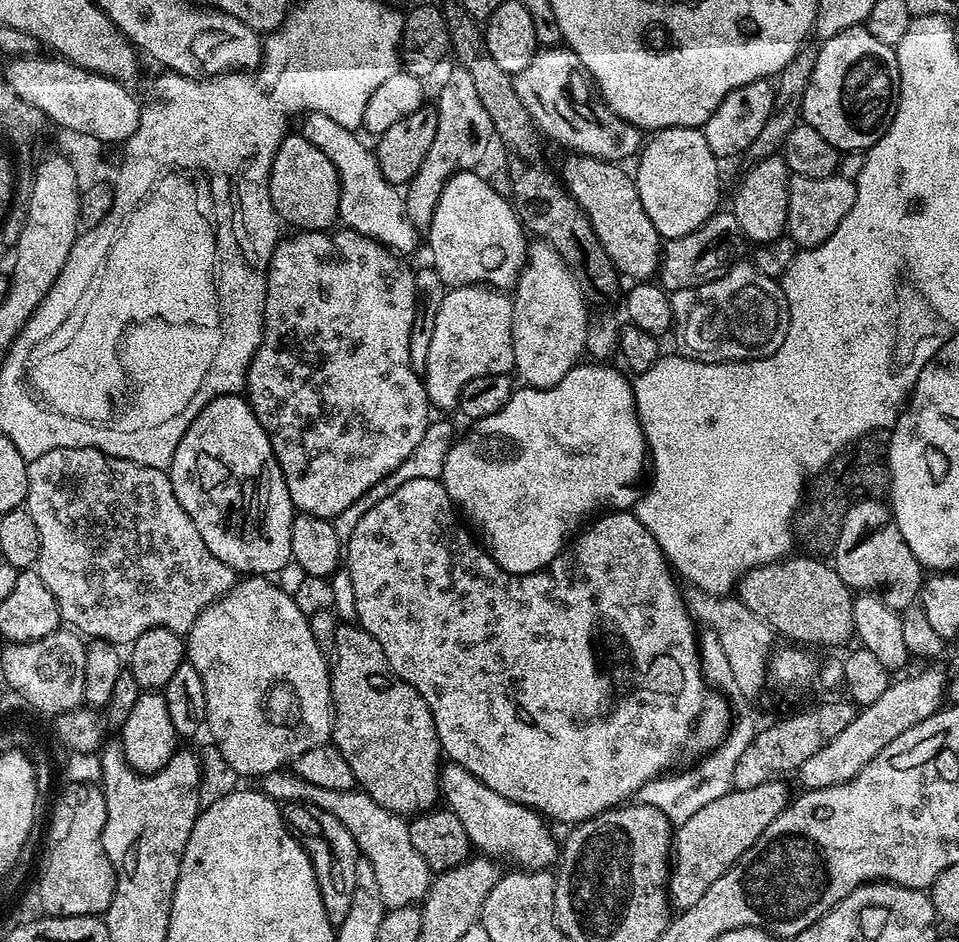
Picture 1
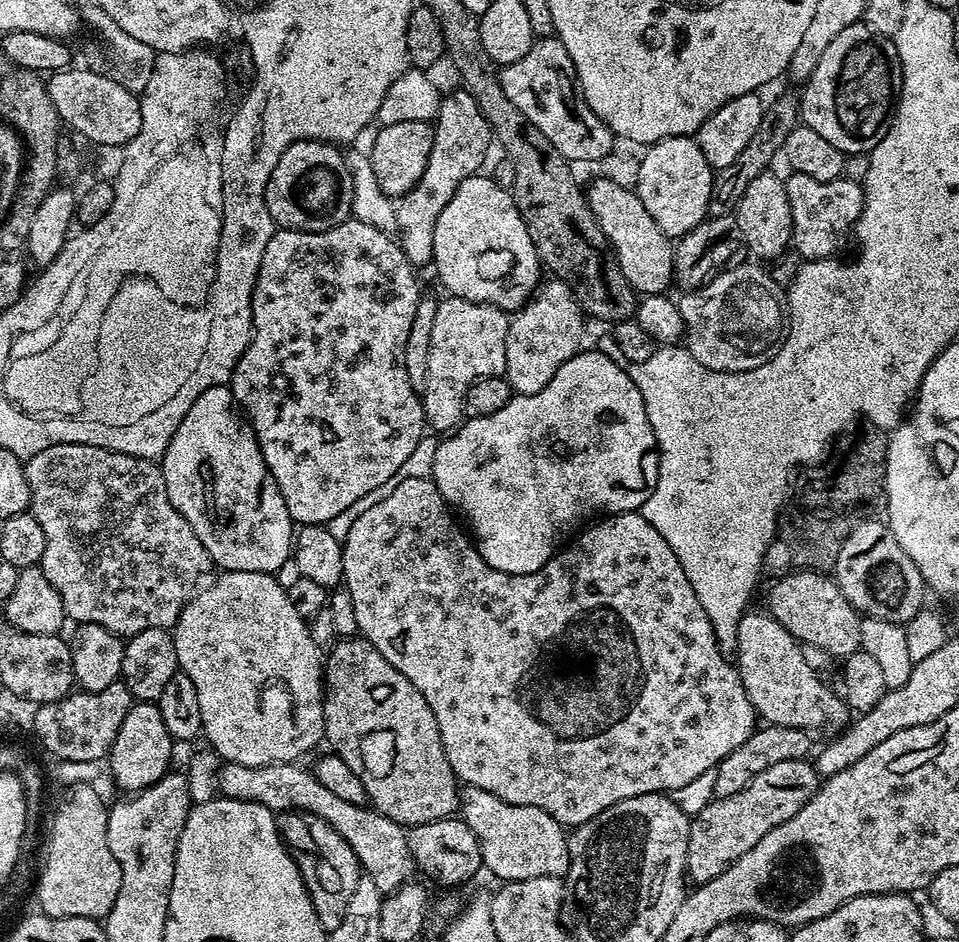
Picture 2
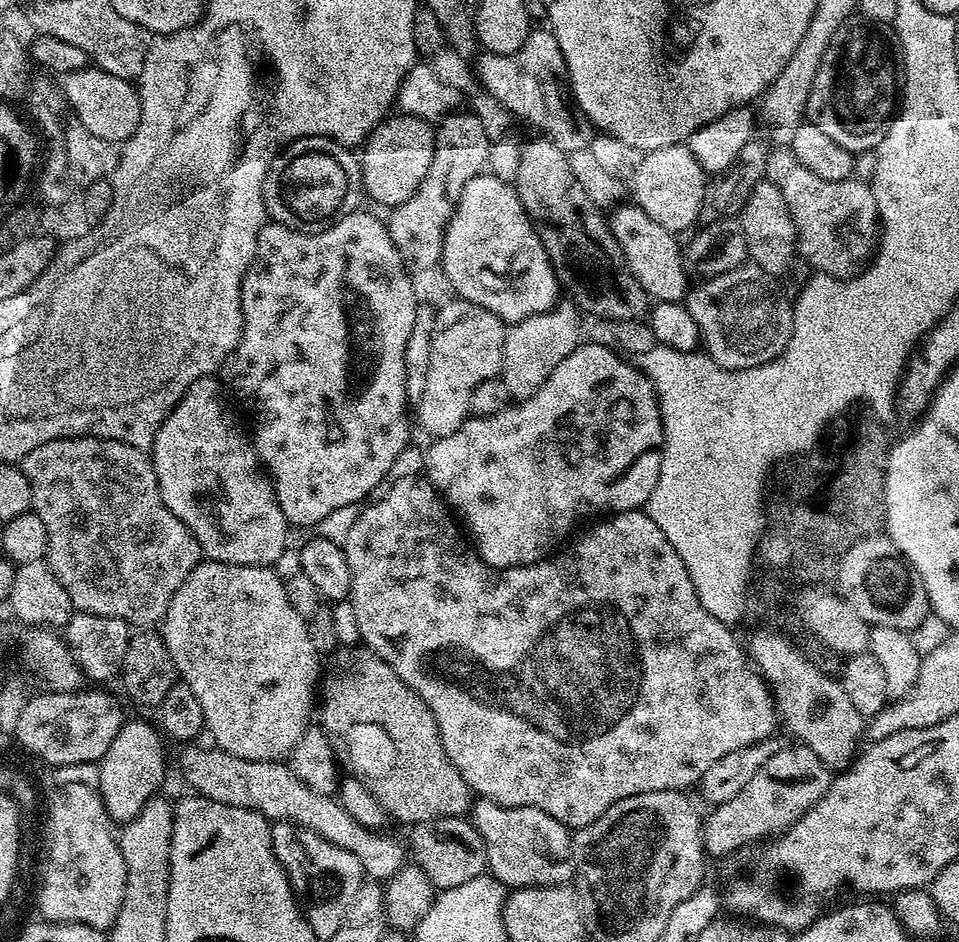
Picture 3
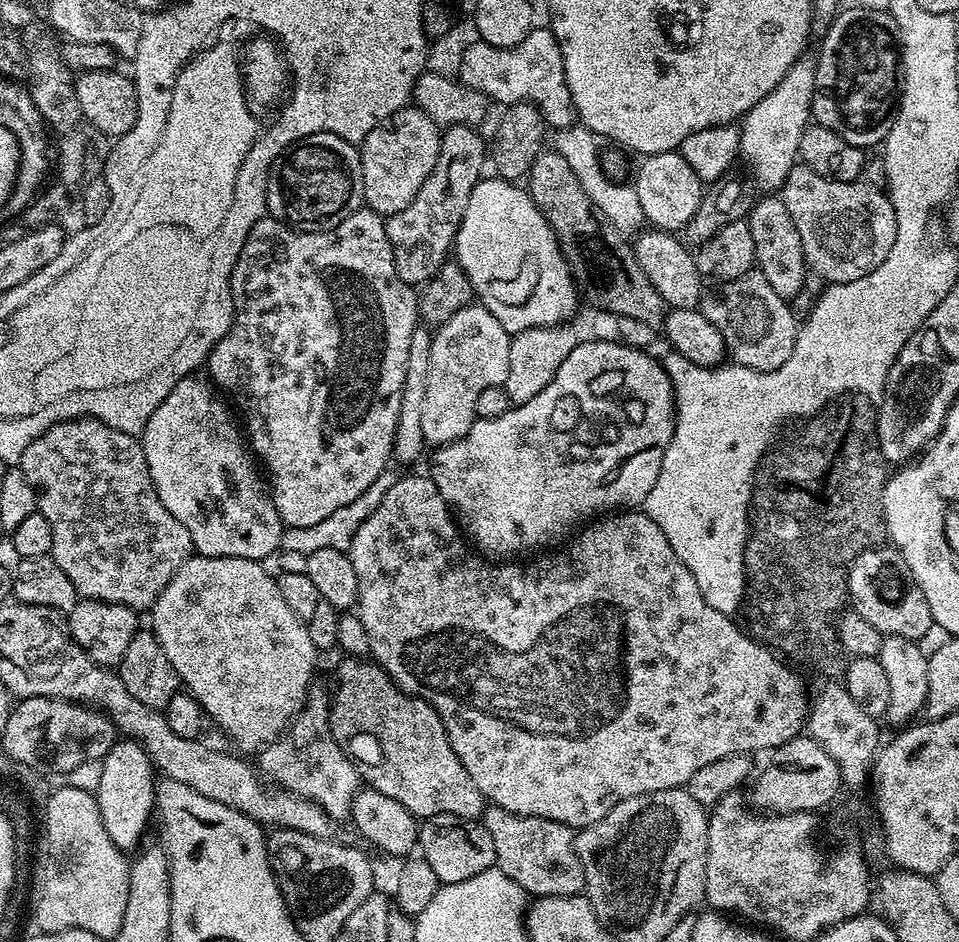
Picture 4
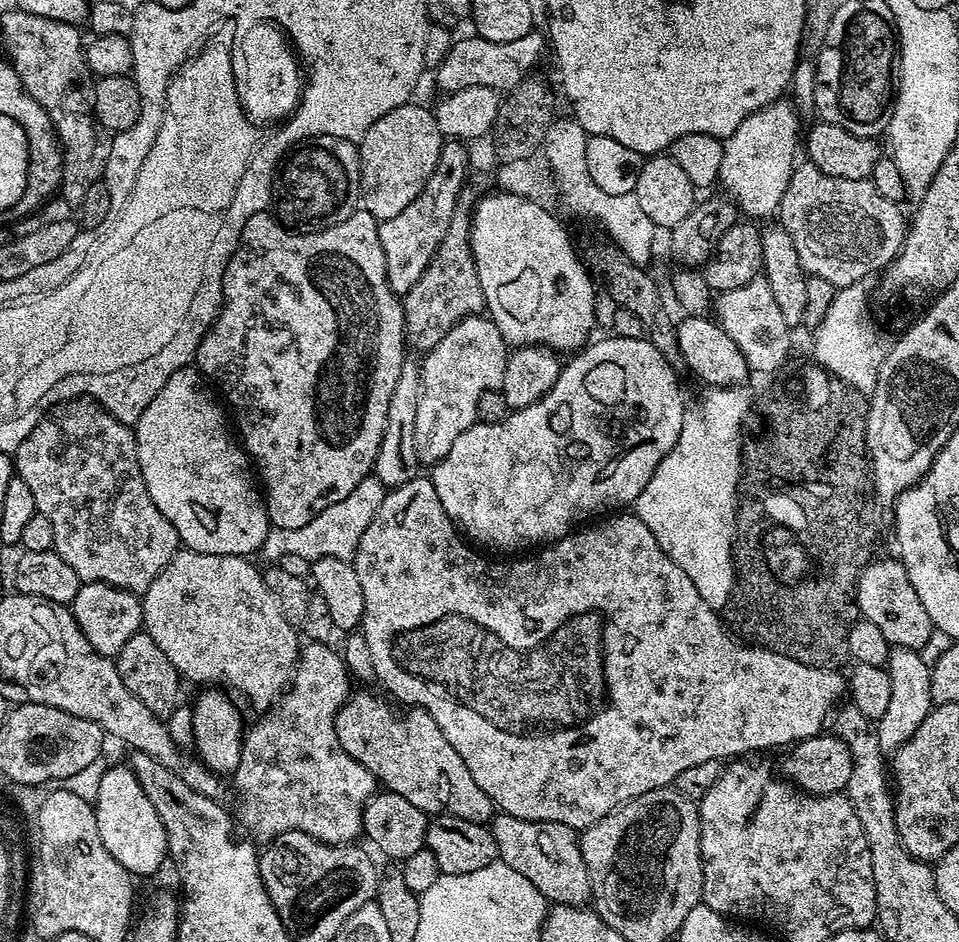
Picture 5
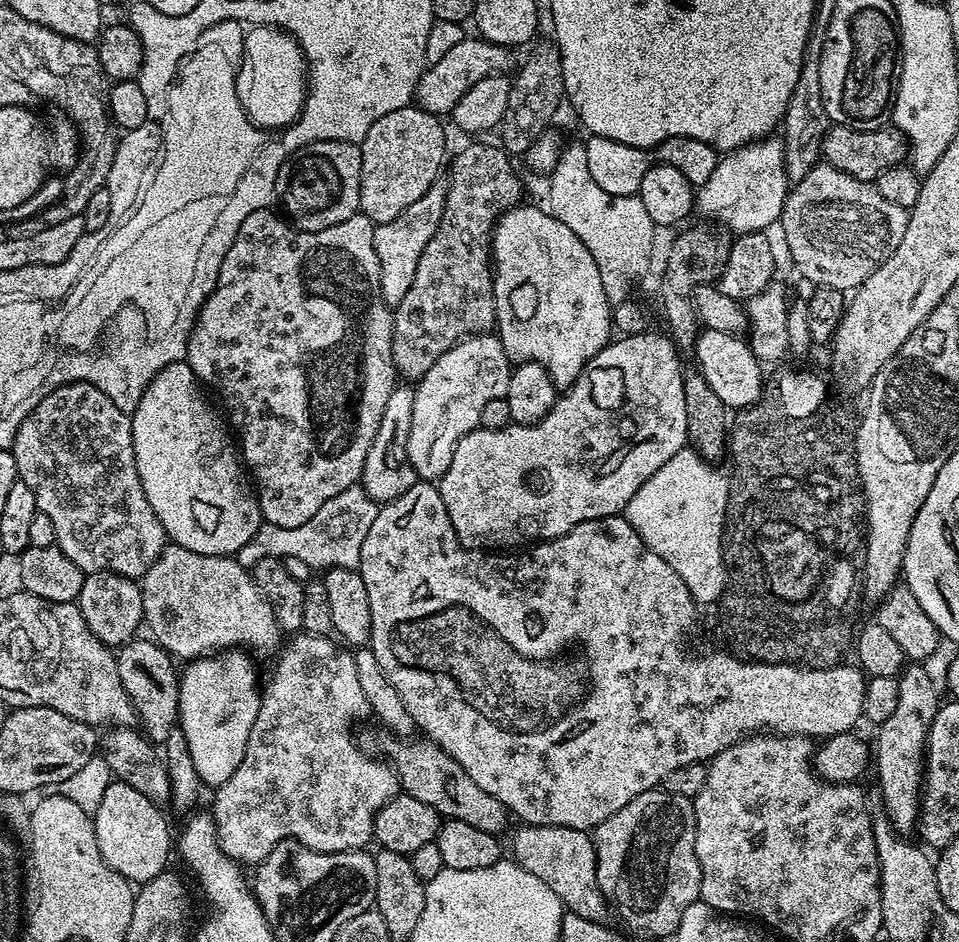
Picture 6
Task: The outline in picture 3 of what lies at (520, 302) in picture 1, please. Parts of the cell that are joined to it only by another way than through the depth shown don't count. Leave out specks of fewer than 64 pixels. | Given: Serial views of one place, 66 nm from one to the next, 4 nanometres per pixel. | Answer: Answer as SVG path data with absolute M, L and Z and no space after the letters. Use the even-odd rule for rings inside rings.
M571 302L557 303L549 312L534 314L522 322L511 325L504 334L504 361L500 367L500 376L506 390L510 390L513 398L533 396L544 385L546 378L554 374L554 366L558 366L562 358L569 356L581 340L582 316Z

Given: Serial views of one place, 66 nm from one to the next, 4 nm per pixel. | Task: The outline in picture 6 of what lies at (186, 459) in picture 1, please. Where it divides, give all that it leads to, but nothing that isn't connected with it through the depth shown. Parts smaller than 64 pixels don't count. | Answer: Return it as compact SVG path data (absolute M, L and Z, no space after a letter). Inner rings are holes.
M175 360L162 369L152 379L150 386L146 386L138 406L130 413L134 458L146 502L150 502L154 514L158 514L158 522L162 522L165 537L171 543L186 550L194 550L194 554L235 557L236 552L242 550L242 546L246 546L246 542L250 542L250 538L254 538L260 529L260 501L256 498L253 481L242 463L241 453L233 447L234 440L225 421L216 417L203 391L205 389L197 380L194 370L190 370L184 360Z

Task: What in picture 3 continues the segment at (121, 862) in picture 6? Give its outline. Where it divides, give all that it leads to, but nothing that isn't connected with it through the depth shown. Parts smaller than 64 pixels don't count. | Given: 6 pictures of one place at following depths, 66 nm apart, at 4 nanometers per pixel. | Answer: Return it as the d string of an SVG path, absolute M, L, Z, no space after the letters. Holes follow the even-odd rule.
M125 719L123 726L114 734L110 750L98 762L100 782L98 791L104 799L108 817L114 822L133 820L146 806L146 802L161 791L160 783L164 780L164 744L161 733L155 723L147 724L144 720Z

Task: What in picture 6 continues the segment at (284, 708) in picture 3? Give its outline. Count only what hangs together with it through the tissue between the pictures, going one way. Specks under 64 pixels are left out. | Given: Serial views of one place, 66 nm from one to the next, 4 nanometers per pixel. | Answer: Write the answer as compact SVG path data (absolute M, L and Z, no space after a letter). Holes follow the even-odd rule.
M168 542L165 543L162 554L158 554L158 558L150 566L150 570L146 570L139 586L144 607L143 623L146 628L148 624L149 630L152 631L149 632L151 639L164 647L177 661L187 662L196 660L199 656L236 649L247 650L260 657L267 652L275 653L281 647L280 624L274 618L270 602L266 602L253 573L231 556L194 554L194 550L186 550Z

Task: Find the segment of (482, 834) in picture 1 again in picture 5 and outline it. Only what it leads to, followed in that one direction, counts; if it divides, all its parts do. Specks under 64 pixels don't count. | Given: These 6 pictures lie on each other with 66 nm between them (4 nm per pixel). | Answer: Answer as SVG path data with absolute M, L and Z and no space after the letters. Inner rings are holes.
M503 814L491 821L494 842L499 859L506 866L518 870L553 905L569 904L575 908L585 907L591 901L592 887L577 829L562 826L558 822L534 822Z

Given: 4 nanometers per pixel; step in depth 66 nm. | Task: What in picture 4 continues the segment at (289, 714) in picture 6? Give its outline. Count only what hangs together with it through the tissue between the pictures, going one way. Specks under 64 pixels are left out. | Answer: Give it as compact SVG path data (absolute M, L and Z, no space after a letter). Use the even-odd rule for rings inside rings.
M319 686L313 687L309 691L307 700L304 701L304 707L288 725L284 735L276 739L273 744L268 744L265 748L260 749L258 772L265 781L271 782L277 789L293 792L302 800L314 802L326 815L331 816L333 821L340 822L340 820L347 821L352 815L352 803L362 787L362 773L352 763L348 753L342 750L342 746L338 746L338 742L330 730L329 707L329 693L323 692Z

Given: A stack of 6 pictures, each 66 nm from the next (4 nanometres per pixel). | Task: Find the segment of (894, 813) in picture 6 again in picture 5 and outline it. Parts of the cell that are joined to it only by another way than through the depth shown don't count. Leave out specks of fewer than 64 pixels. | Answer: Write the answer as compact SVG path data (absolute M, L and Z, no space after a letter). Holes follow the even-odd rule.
M892 648L888 654L886 665L890 676L891 697L887 704L886 714L875 721L874 727L880 739L880 748L886 754L895 753L912 737L914 730L922 726L922 722L932 712L932 669L929 661L924 661L915 648Z

